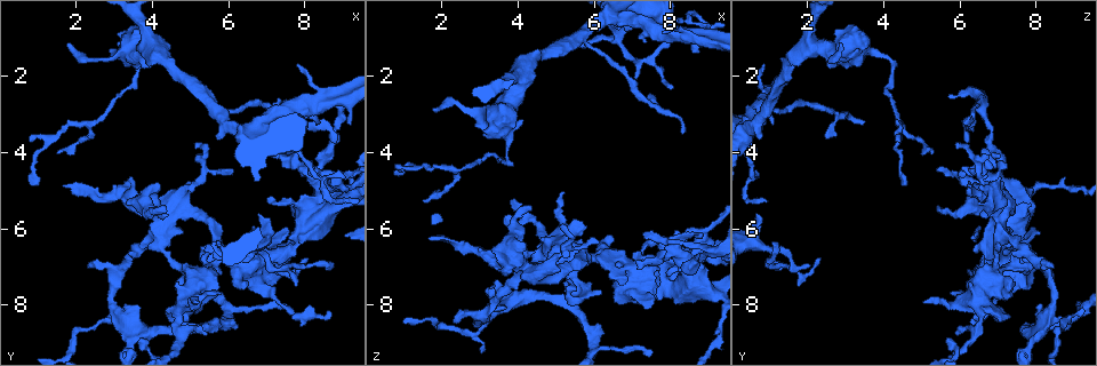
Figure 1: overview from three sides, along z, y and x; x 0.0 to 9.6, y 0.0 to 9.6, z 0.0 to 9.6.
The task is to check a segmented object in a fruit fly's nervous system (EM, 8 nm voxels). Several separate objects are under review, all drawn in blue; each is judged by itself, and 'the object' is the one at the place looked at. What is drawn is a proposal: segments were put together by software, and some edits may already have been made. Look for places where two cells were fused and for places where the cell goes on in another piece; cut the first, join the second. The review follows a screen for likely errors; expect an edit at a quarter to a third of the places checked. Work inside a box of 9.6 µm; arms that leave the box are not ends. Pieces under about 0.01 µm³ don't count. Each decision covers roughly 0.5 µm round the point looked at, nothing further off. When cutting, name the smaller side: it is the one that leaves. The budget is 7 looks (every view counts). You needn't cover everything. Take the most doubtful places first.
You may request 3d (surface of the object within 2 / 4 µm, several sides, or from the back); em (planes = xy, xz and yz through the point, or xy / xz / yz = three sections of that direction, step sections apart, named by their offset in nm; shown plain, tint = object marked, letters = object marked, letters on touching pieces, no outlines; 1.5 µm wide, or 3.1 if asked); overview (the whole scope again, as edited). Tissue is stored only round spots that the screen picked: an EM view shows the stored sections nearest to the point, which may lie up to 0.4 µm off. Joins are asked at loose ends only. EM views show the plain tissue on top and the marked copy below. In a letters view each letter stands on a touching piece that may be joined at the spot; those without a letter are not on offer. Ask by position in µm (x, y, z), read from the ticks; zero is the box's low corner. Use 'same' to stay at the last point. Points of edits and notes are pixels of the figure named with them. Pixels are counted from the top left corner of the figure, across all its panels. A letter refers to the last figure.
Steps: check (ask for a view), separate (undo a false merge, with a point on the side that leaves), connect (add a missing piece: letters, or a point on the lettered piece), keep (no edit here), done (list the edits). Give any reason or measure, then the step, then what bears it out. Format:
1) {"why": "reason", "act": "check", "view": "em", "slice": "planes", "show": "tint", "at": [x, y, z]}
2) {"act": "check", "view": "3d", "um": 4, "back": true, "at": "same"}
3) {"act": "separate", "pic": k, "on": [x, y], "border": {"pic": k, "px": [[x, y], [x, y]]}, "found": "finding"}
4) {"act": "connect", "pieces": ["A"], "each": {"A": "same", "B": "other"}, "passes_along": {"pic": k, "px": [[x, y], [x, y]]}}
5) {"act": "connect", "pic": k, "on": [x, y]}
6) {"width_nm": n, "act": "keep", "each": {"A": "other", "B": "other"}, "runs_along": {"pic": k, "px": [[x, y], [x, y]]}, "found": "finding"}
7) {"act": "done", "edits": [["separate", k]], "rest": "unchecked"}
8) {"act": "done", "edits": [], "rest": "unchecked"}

{"why": "an open end", "act": "check", "view": "3d", "um": 4, "at": [6.75, 5.70, 0.60]}

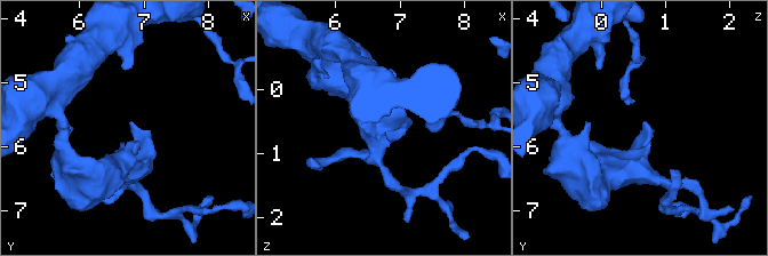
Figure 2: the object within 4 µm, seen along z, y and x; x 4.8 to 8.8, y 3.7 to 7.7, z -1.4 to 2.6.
{"act": "check", "view": "em", "slice": "planes", "show": "tint", "at": [6.75, 5.65, 0.60]}

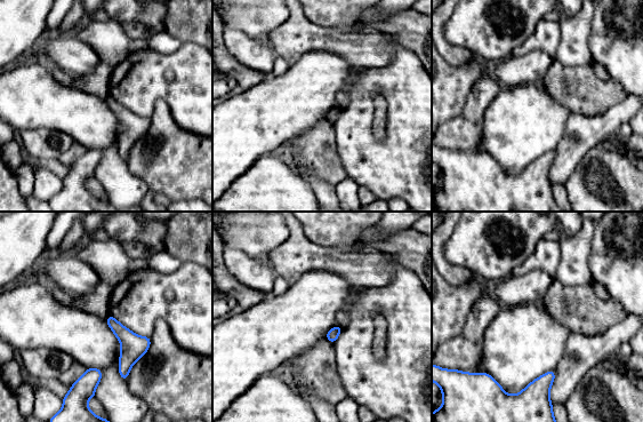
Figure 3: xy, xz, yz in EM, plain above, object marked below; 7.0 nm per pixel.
{"why": "what lies round it", "act": "check", "view": "em", "slice": "planes", "show": "letters", "at": "same"}

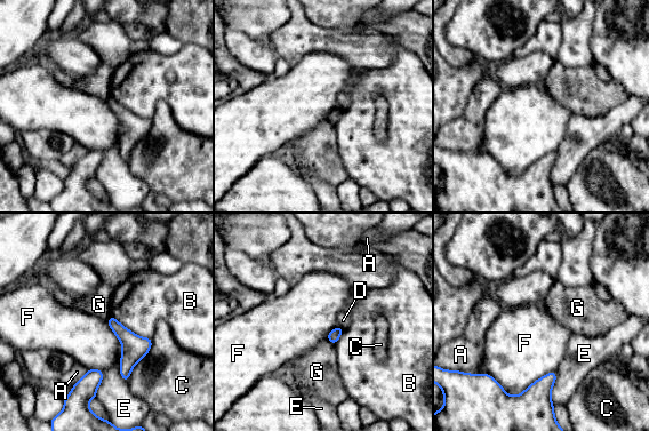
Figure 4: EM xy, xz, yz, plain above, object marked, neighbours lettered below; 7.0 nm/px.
{"act": "keep", "each": {"A": "other", "B": "other", "C": "other", "D": "other", "E": "other", "F": "other", "G": "other"}, "found": "no lettered piece goes on from it"}

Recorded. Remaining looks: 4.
{"why": "calibre changes", "act": "check", "view": "em", "slice": "xy", "step": 4, "show": "tint", "at": [5.65, 2.80, 0.95]}

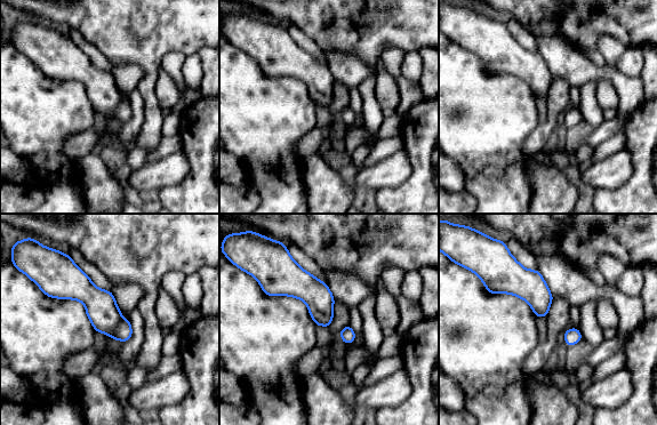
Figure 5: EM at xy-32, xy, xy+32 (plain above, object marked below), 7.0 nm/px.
{"act": "check", "view": "em", "slice": "planes", "show": "letters", "at": "same"}

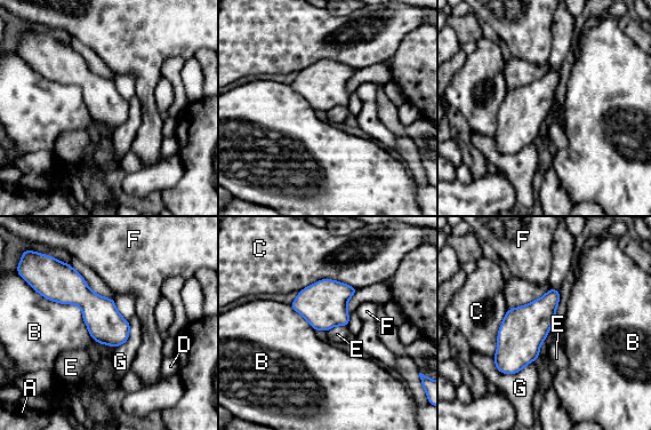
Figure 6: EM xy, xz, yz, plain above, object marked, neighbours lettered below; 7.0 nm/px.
{"act": "keep", "each": {"A": "other", "B": "other", "C": "other", "D": "other", "E": "other", "F": "other", "G": "other"}, "border": {"pic": 6, "px": [[356, 288], [319, 279], [298, 293]]}, "found": "all the same cell"}

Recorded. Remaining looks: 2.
{"act": "done", "edits": [], "rest": "unchecked"}

